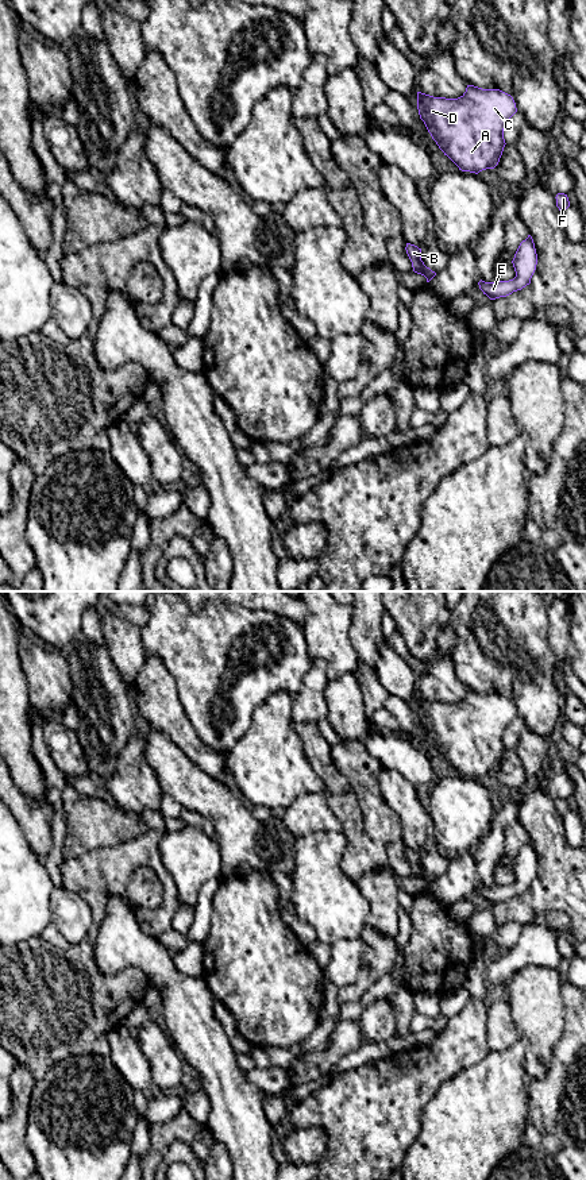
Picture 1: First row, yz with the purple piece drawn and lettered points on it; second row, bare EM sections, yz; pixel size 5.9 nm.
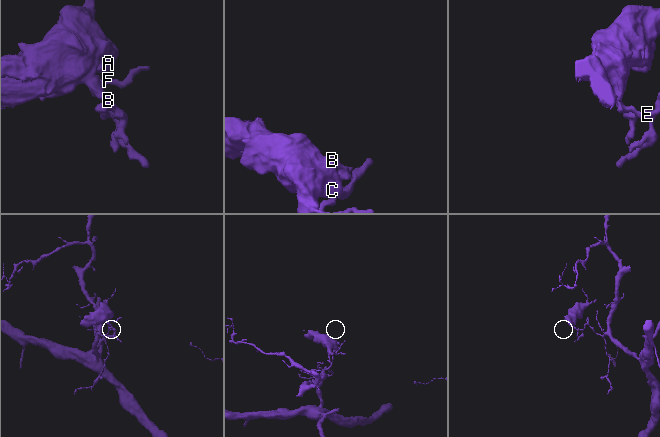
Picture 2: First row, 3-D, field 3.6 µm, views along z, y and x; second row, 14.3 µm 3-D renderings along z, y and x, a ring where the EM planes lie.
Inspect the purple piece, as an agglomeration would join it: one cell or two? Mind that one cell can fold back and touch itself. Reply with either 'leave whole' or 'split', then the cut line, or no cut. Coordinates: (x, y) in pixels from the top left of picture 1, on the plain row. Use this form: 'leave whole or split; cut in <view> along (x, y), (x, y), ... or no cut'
split; cut in yz along (413, 875), (431, 876)

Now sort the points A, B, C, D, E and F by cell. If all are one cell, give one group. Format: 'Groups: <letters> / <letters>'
Groups: A B C D / E F

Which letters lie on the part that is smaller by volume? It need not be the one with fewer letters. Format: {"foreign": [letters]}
{"foreign": ["A", "B", "C", "D"]}

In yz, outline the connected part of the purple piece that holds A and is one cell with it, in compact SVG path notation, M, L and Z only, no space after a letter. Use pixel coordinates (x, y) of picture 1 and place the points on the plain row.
M467 690L458 703L433 702L417 697L417 714L432 744L462 776L478 779L494 774L505 752L504 733L517 717L513 702L500 694Z

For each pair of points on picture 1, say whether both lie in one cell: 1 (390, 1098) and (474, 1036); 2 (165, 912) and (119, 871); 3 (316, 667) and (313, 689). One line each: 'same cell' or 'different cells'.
1: same cell
2: same cell
3: same cell

